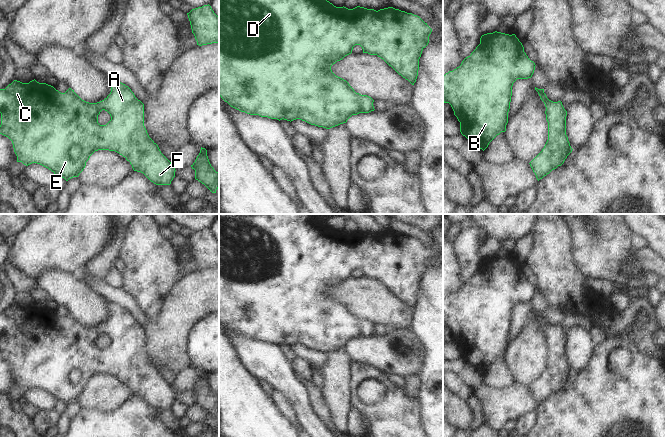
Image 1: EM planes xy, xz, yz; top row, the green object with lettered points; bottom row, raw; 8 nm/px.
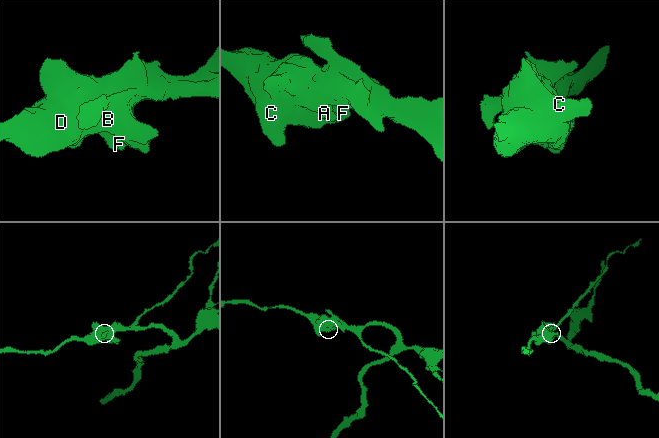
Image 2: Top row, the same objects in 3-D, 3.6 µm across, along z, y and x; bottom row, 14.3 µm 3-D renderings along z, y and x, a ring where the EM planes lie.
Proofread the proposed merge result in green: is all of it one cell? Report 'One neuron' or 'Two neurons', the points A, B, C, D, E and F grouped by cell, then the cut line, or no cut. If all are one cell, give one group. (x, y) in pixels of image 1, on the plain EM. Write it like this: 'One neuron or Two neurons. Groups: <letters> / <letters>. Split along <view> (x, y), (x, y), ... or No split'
One neuron. Groups: A B C D E F. No split

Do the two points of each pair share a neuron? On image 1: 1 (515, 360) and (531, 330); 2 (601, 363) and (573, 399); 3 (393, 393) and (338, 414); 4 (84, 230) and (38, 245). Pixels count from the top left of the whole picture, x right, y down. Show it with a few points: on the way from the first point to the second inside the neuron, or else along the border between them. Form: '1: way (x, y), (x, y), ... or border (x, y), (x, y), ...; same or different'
1: way (522, 353), (529, 346), (531, 337); same
2: way (596, 372), (596, 376), (582, 390); same
3: border (351, 383), (353, 406); different
4: way (73, 230), (65, 237), (49, 242); same

